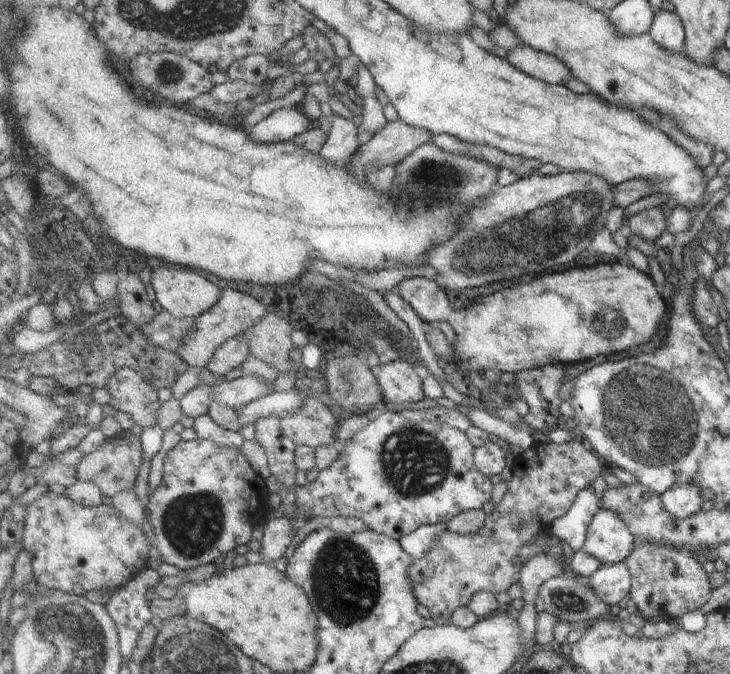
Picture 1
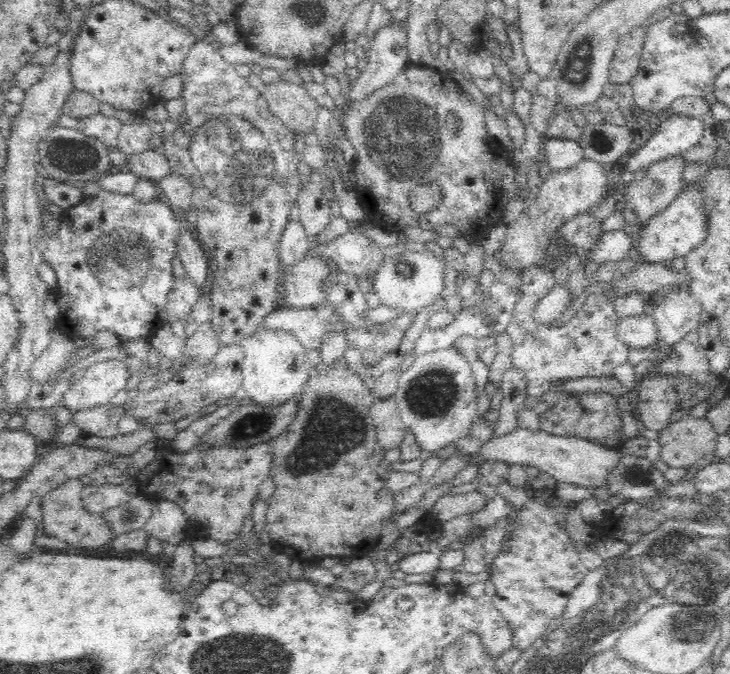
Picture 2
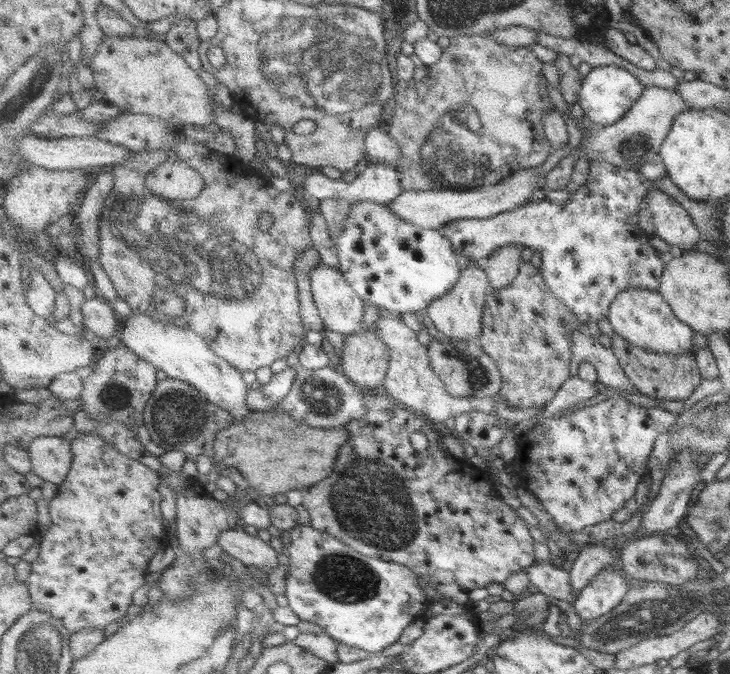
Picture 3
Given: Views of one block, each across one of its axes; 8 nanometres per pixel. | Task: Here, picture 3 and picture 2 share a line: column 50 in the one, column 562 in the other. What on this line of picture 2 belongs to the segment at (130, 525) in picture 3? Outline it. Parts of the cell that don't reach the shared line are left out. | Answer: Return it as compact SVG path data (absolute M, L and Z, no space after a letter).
M528 501L519 510L518 523L520 528L514 532L512 540L503 542L502 551L496 556L491 568L491 581L496 586L496 595L493 596L494 605L501 615L509 622L510 630L513 632L513 646L522 651L530 646L536 638L546 635L548 626L556 620L566 609L570 594L576 586L581 585L581 578L584 578L589 570L580 561L576 546L571 539L558 526L566 510L575 504L574 501L567 501L567 505L546 506L542 501Z

